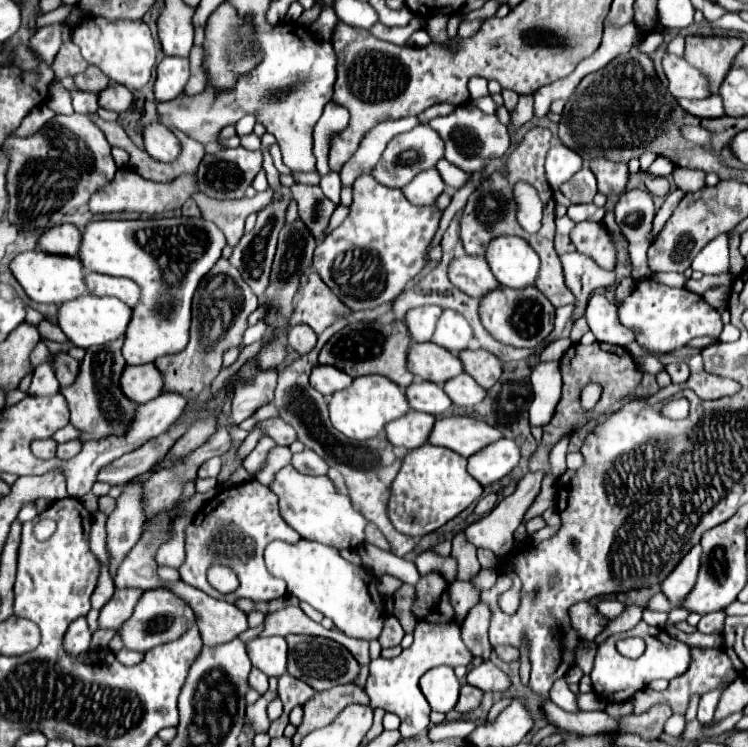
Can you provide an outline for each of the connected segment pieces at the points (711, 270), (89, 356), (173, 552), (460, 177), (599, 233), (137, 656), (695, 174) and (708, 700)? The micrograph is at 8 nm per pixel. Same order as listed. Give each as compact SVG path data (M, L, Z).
M722 234L714 238L708 246L702 248L702 252L694 258L692 270L698 270L702 274L724 274L730 272L730 260L728 260L728 234Z
M116 338L116 342L108 342L104 346L92 346L86 350L86 356L80 362L80 374L76 376L76 382L72 386L60 388L64 398L70 406L70 424L80 428L82 442L86 440L100 440L110 434L124 434L130 420L134 418L136 404L124 398L120 390L120 374L126 366L122 358L122 344L124 338Z
M184 514L180 518L174 520L174 530L172 530L172 538L162 544L158 548L156 554L156 562L162 566L172 566L172 568L180 568L184 562L184 526L188 526L192 522L192 514Z
M440 160L438 166L436 166L436 170L440 172L442 180L444 180L450 188L454 188L454 190L462 188L462 186L470 180L470 174L468 174L468 172L460 170L458 166L452 166L448 160Z
M578 222L570 234L576 250L596 262L596 254L606 254L606 244L614 244L608 228L600 222Z
M122 649L116 653L116 658L121 664L124 664L125 666L133 666L138 664L138 662L142 662L144 654L142 654L142 652Z
M676 168L674 170L674 182L682 192L696 192L704 186L706 174L700 170L690 170L690 168Z
M726 680L726 682L722 682L722 686L720 686L720 688L710 690L710 692L706 692L706 694L700 698L700 706L698 706L698 720L700 720L702 724L706 724L706 722L710 722L710 720L714 718L716 704L718 704L718 700L720 700L722 692L724 692L730 684L732 684L732 680L730 680L730 682Z

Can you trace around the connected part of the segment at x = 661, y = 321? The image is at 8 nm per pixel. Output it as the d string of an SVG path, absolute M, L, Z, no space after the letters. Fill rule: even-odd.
M650 278L640 282L638 288L620 304L618 314L620 322L626 328L634 330L636 342L650 354L674 352L696 336L710 336L718 340L724 326L718 310L708 306L702 296L686 288L670 288L664 284L656 284Z

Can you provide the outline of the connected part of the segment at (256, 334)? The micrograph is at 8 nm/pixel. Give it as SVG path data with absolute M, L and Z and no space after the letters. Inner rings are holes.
M260 320L260 322L258 322L258 324L254 324L254 326L250 326L250 328L246 330L246 334L244 334L242 348L244 348L244 346L248 346L248 344L252 344L252 342L256 342L256 340L260 340L266 332L268 332L268 324L266 324L264 320Z

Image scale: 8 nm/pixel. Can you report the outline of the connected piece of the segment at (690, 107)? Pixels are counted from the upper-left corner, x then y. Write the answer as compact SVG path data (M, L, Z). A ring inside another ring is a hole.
M708 96L708 98L702 98L702 100L686 100L686 98L678 98L676 100L688 114L692 116L698 116L698 118L720 118L724 116L724 110L722 110L722 100L720 96Z

